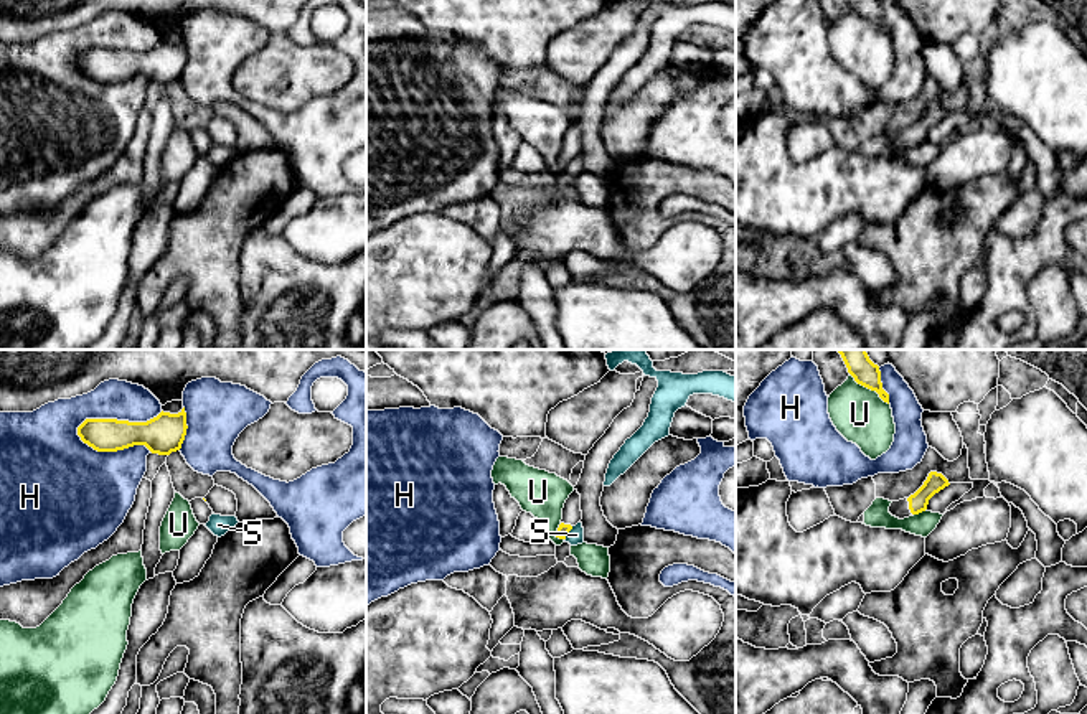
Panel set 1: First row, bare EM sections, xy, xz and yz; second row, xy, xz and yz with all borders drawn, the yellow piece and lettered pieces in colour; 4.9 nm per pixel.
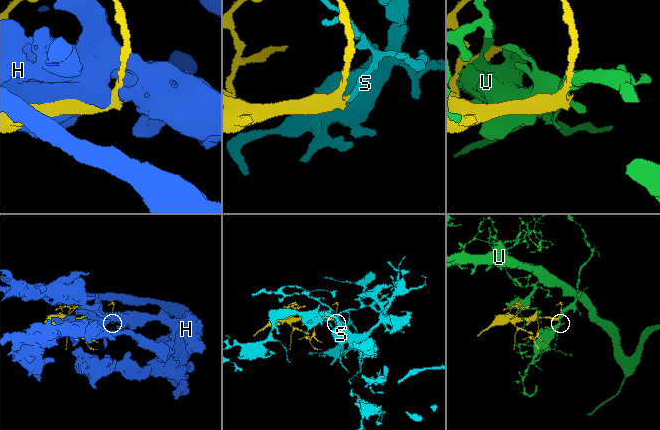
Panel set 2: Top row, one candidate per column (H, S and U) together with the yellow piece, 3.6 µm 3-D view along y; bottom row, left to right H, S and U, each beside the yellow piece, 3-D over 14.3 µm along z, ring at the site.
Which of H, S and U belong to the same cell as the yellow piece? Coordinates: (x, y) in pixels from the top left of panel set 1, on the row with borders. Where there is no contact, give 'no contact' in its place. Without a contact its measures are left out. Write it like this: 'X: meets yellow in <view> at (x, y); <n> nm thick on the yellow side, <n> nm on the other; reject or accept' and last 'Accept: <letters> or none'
H: meets yellow in xy at (116, 419); 190 nm thick on the yellow side, 200 nm on the other; reject
S: meets yellow in xz at (568, 531); 60 nm thick on the yellow side, 80 nm on the other; reject
U: meets yellow in yz at (868, 388); 130 nm thick on the yellow side, 260 nm on the other; reject
Accept: none

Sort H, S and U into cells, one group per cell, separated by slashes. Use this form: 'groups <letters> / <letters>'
groups H / S / U

